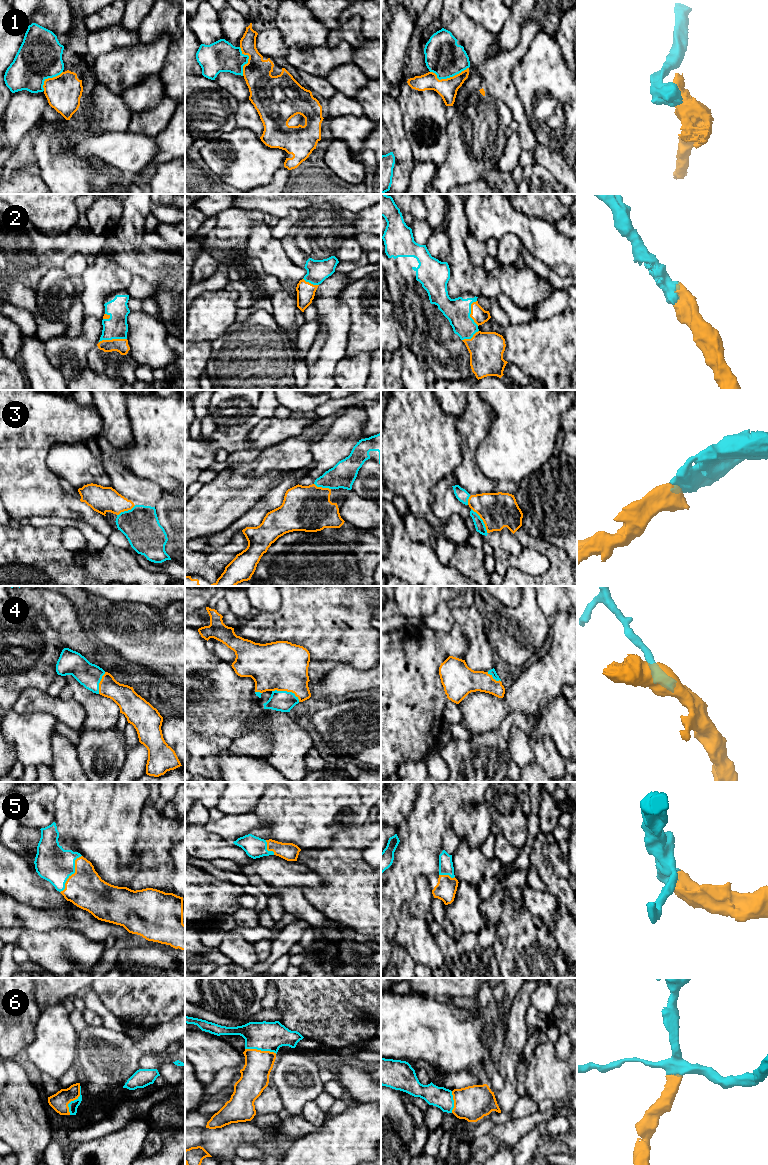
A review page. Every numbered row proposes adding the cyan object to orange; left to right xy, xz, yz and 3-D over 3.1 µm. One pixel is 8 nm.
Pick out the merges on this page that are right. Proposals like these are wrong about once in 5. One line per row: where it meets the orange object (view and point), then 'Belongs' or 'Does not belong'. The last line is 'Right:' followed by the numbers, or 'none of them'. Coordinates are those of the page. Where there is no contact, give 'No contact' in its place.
1: Touches orange at yz (448, 78). Does not belong
2: Touches orange at xy (112, 339). Belongs
3: Touches orange at yz (483, 521). Belongs
4: Touches orange at xz (287, 691). Belongs
5: Touches orange at xy (74, 873). Belongs
6: Touches orange at xy (73, 1100). Belongs
Right: 2, 3, 4, 5, 6

